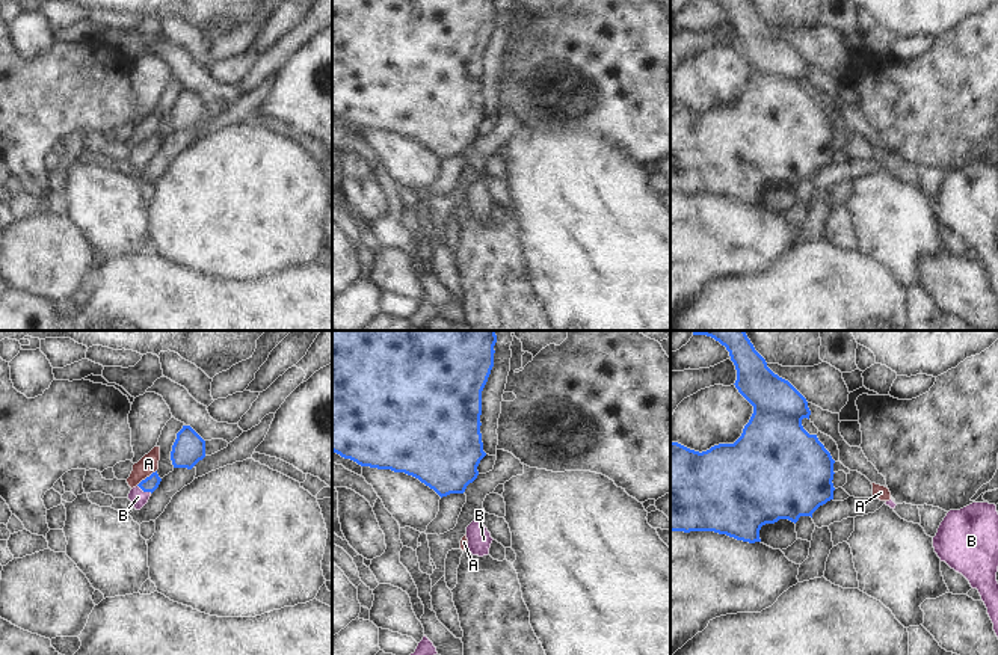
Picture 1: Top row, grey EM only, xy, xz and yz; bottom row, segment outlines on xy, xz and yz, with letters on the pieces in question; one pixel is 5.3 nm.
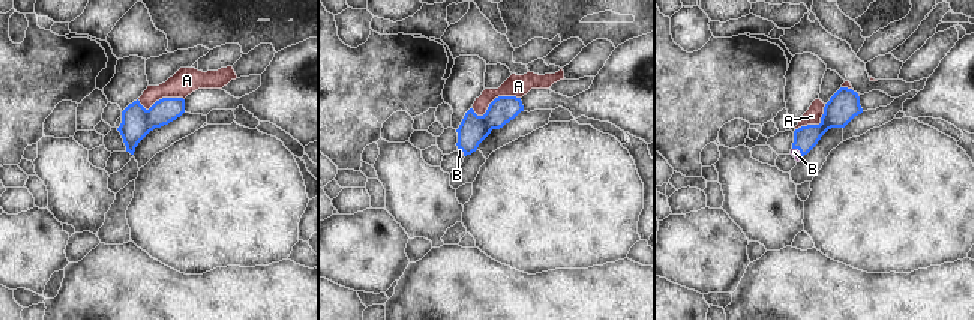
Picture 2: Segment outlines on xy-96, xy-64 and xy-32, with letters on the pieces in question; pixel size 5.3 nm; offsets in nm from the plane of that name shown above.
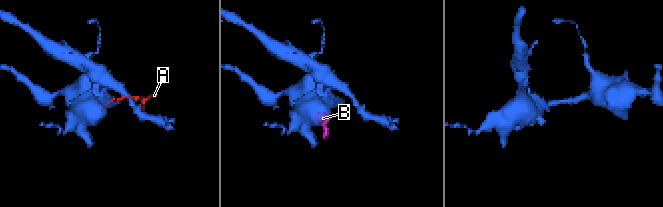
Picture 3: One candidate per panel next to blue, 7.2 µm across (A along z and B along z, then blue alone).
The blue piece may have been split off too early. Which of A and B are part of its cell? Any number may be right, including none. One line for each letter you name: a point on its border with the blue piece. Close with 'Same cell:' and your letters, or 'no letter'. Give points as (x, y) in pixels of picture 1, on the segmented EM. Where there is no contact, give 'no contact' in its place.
B: xy (145, 491)
Same cell: B

